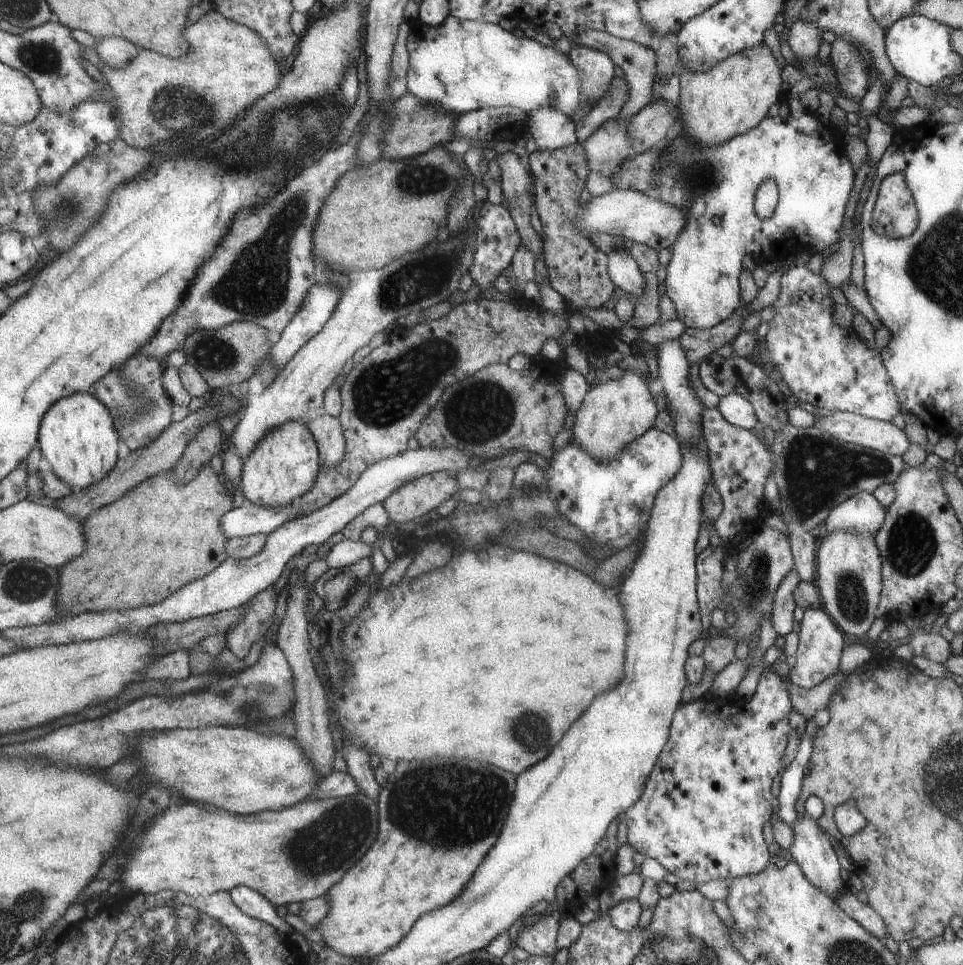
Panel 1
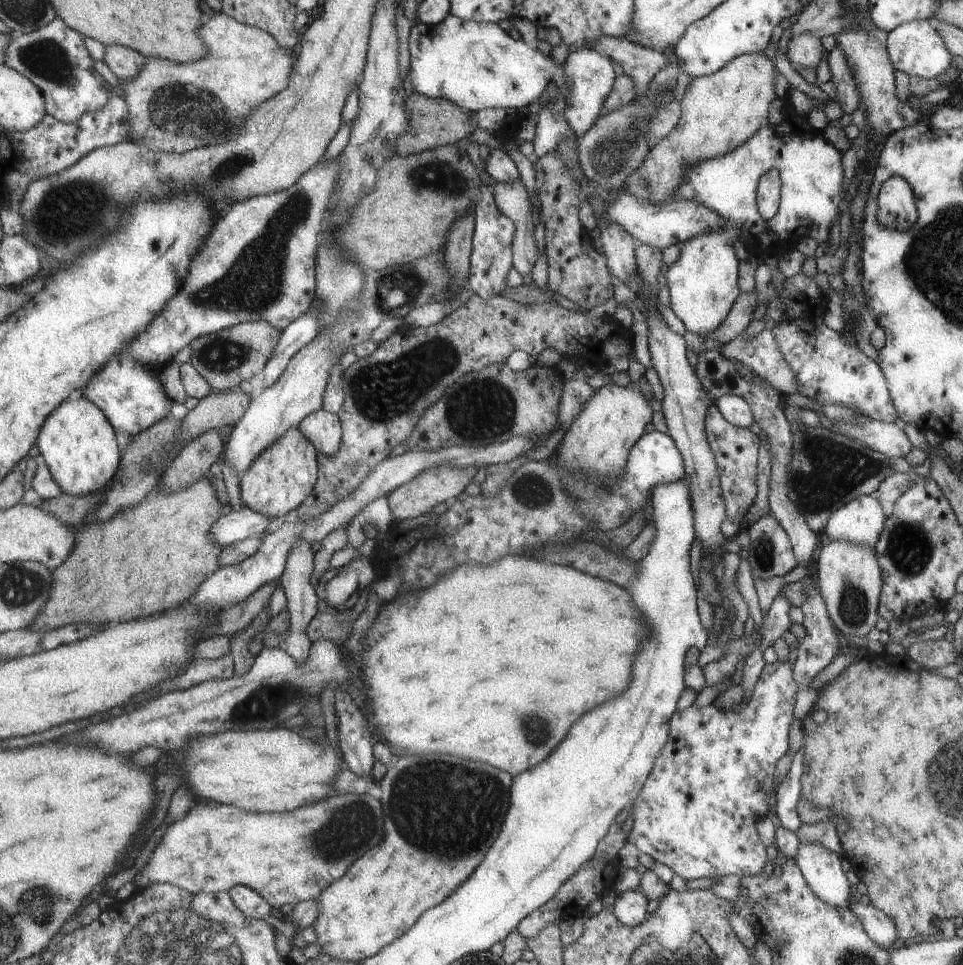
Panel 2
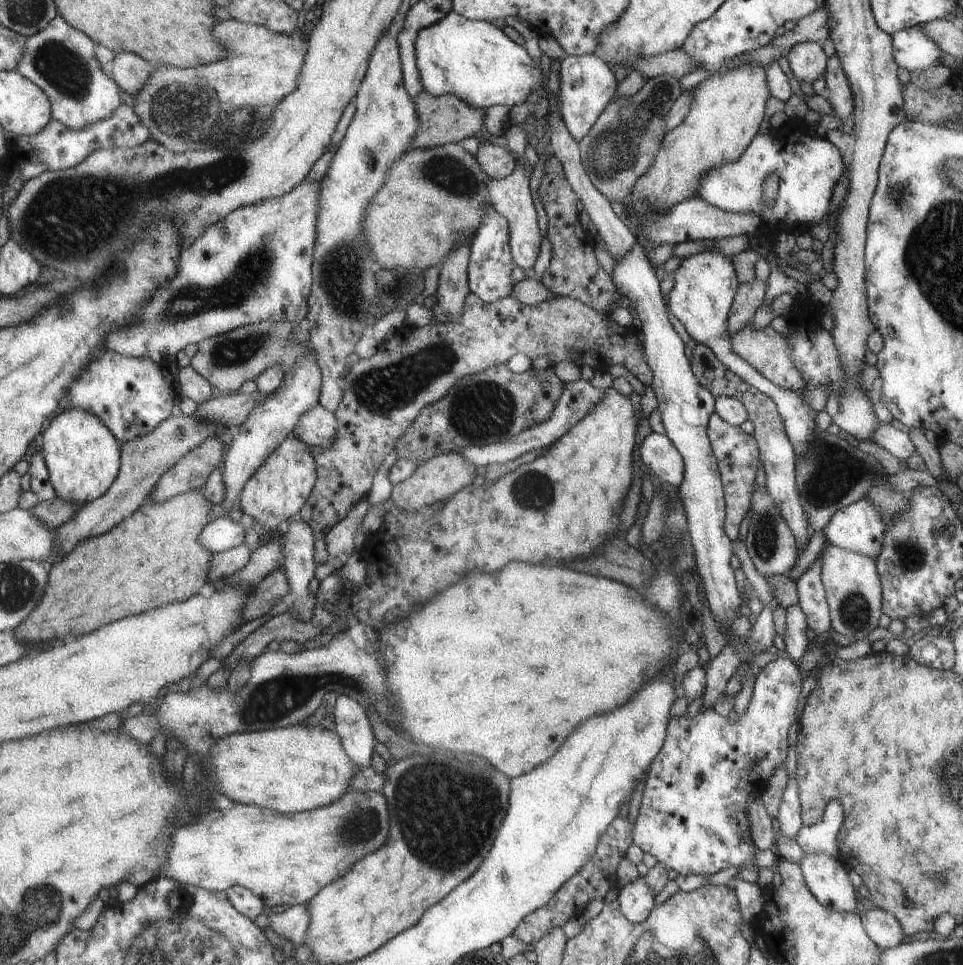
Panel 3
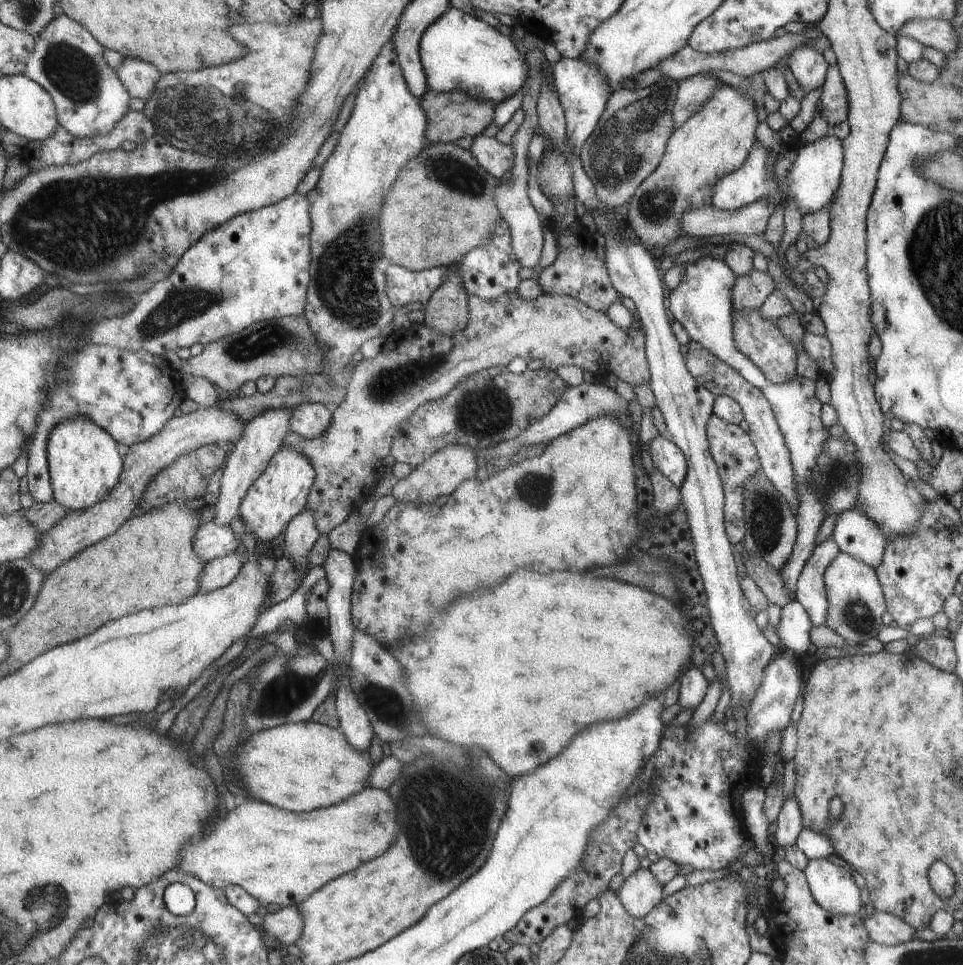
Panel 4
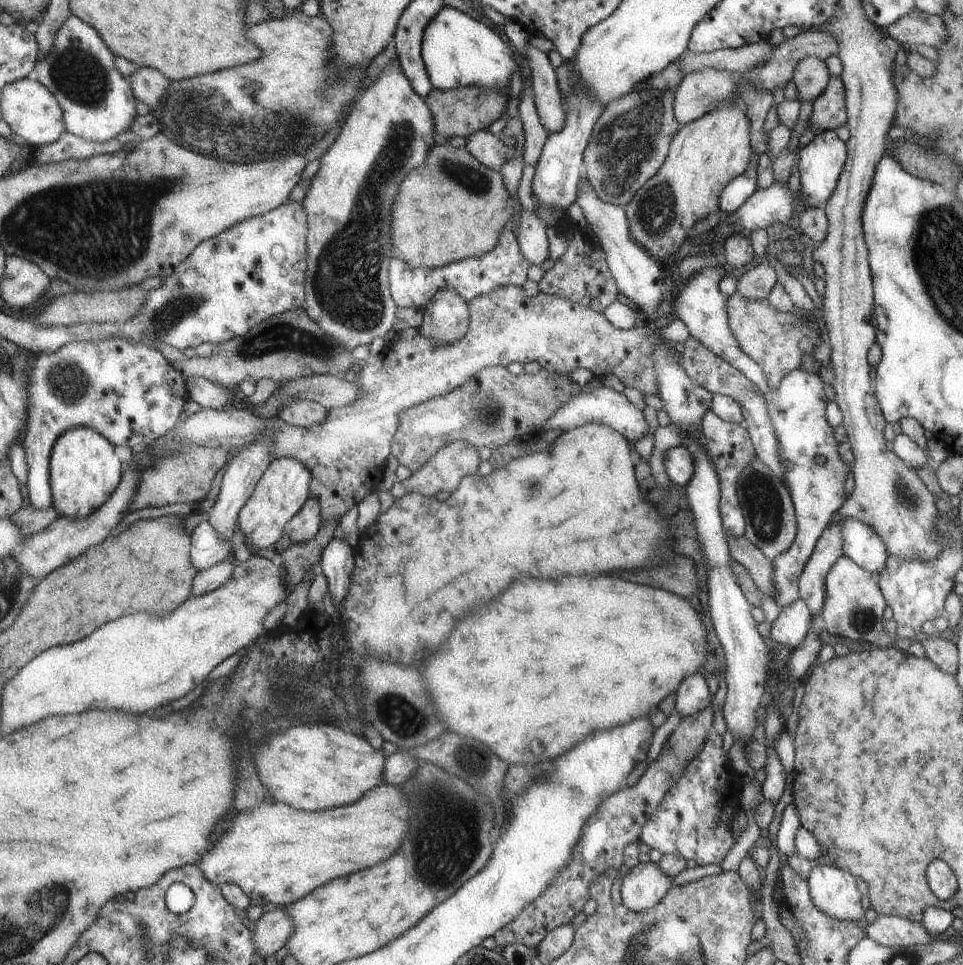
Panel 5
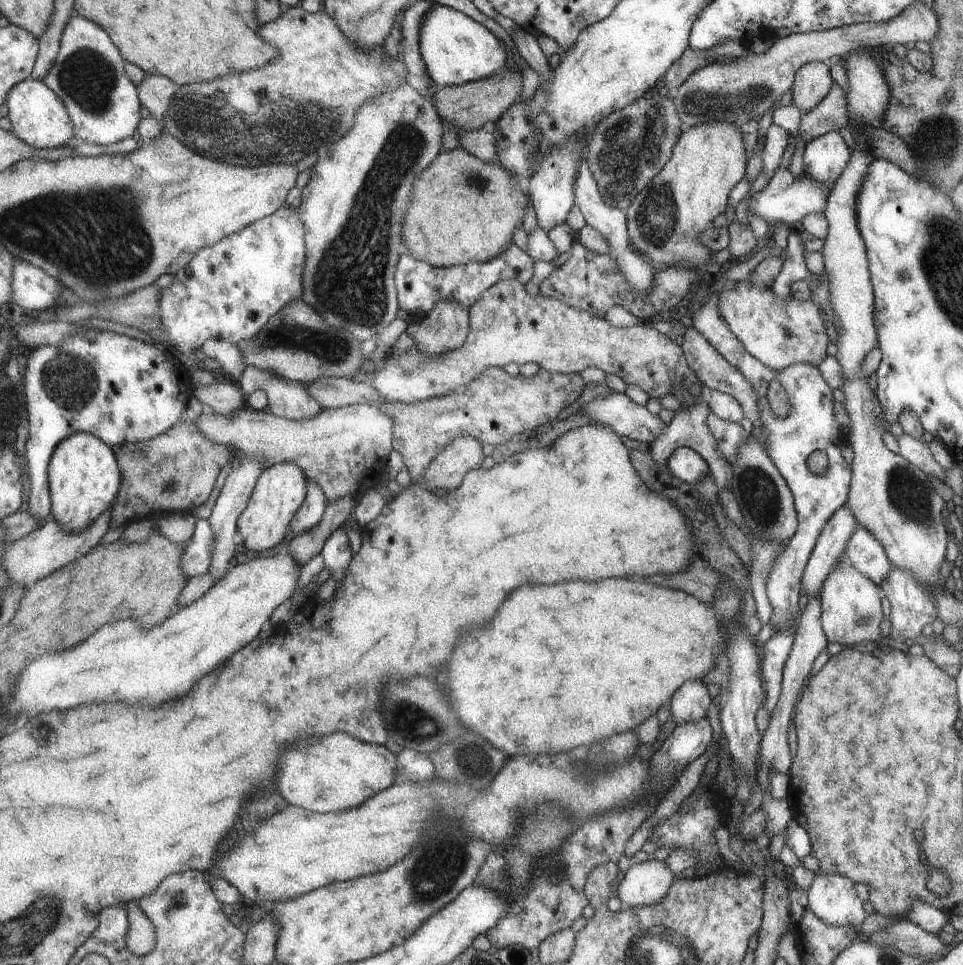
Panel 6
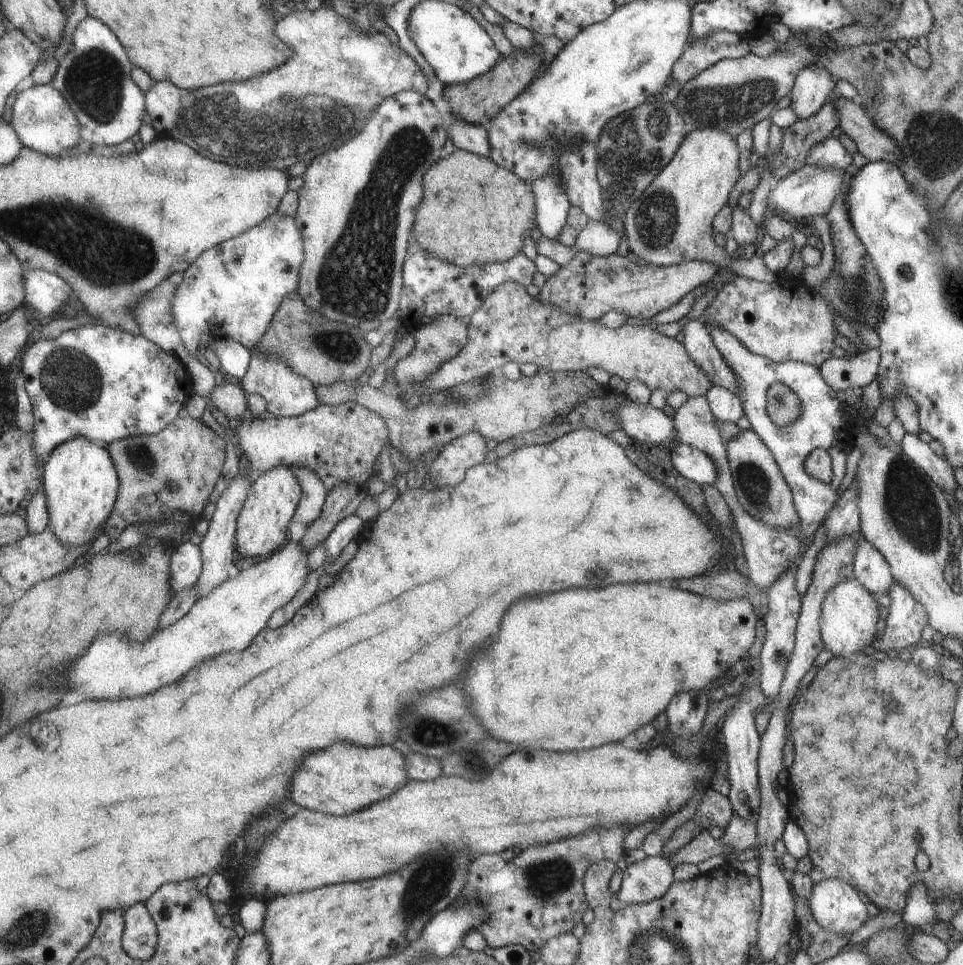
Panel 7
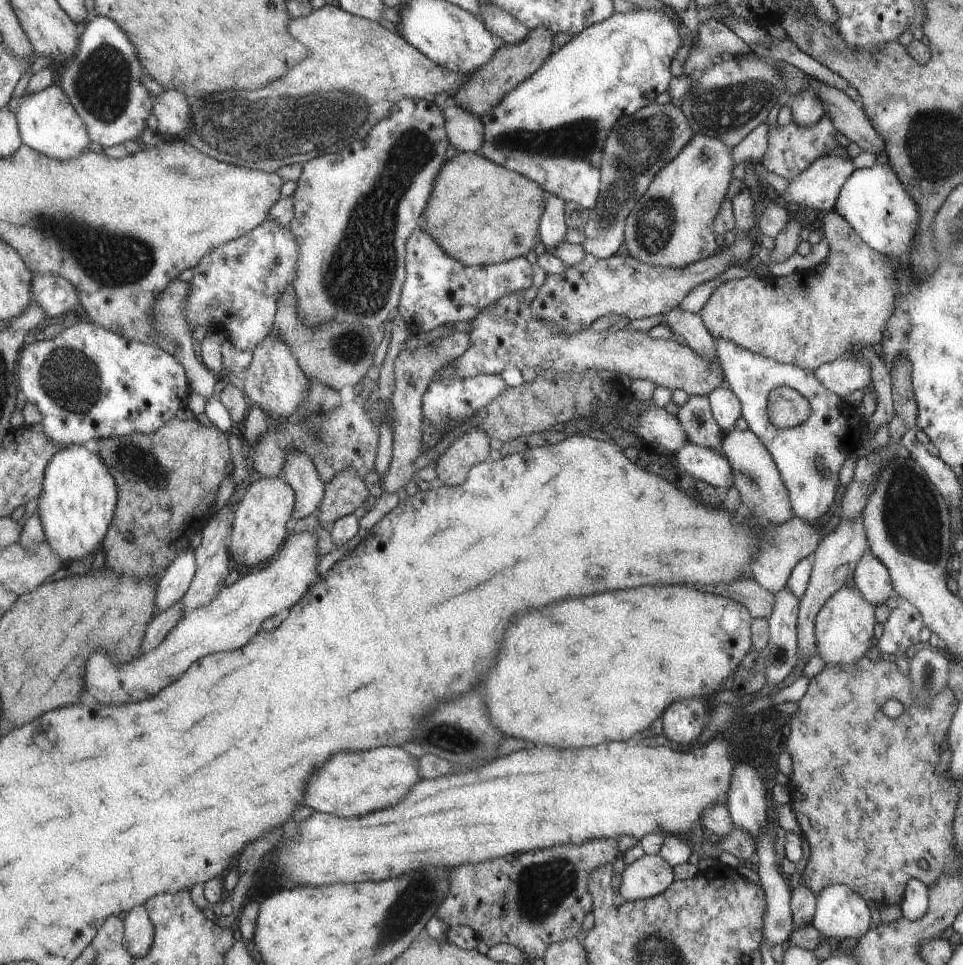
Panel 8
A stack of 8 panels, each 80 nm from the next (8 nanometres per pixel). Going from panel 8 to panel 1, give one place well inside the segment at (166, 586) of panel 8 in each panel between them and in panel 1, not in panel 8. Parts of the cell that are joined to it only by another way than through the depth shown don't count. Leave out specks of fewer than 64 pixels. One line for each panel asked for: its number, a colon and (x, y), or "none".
1: (246, 519)
2: (235, 526)
3: (221, 534)
4: (211, 541)
5: (207, 547)
6: (194, 558)
7: (186, 563)

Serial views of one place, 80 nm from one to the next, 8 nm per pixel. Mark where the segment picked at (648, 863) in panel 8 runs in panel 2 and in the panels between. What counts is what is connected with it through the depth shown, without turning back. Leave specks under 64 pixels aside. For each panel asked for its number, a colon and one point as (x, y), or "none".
2: (629, 906)
3: (635, 899)
4: (640, 891)
5: (644, 884)
6: (644, 883)
7: (642, 881)

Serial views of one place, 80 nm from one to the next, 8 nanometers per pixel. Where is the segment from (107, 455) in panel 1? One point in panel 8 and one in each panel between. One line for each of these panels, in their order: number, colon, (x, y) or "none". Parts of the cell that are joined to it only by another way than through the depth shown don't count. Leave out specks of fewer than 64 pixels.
2: (78, 441)
3: (83, 455)
4: (85, 465)
5: (85, 471)
6: (84, 473)
7: (80, 479)
8: (79, 501)

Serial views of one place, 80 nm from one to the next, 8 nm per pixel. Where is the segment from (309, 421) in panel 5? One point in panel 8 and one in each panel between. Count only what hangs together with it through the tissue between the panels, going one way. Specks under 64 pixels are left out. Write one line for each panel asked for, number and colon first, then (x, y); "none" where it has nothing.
6: (289, 399)
7: (286, 394)
8: (273, 379)

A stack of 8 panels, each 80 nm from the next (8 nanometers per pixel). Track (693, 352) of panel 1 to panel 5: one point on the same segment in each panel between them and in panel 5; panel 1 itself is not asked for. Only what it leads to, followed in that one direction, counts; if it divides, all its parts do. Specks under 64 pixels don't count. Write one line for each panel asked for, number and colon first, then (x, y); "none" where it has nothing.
2: (739, 316)
3: (749, 295)
4: (748, 292)
5: (756, 283)

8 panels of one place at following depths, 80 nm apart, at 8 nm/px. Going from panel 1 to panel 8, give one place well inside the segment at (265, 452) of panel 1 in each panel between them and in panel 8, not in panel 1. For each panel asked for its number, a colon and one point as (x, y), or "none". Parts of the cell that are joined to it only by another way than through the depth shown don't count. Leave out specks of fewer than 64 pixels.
2: (281, 478)
3: (279, 488)
4: (280, 492)
5: (282, 489)
6: (280, 489)
7: (271, 499)
8: (258, 527)

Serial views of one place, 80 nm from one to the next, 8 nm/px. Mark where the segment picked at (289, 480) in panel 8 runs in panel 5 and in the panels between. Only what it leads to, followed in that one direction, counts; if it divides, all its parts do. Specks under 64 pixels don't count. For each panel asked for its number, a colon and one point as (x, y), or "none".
5: (304, 525)
6: (311, 510)
7: (313, 492)

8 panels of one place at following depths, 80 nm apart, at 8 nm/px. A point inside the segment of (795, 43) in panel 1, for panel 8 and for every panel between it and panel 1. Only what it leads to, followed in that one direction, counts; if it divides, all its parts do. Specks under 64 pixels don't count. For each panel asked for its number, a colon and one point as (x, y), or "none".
2: (804, 50)
3: (807, 61)
4: (808, 67)
5: (810, 76)
6: (812, 81)
7: (812, 86)
8: (805, 108)

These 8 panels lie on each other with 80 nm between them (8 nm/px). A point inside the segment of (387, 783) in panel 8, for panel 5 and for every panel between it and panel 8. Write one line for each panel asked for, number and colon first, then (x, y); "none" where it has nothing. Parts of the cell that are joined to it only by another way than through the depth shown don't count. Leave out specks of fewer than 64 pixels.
5: (312, 768)
6: (337, 773)
7: (342, 779)

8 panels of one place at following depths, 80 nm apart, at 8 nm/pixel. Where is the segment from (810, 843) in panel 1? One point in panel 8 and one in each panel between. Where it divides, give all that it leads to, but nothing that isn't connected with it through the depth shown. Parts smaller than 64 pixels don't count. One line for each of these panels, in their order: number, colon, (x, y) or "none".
2: (820, 867)
3: (826, 879)
4: (833, 888)
5: (833, 891)
6: (831, 897)
7: (835, 906)
8: (840, 912)

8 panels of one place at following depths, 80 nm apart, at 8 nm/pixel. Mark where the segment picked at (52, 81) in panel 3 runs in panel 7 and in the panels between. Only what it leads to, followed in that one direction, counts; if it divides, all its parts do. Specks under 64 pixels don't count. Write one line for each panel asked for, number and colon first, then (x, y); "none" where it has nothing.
4: (91, 100)
5: (97, 100)
6: (88, 75)
7: (94, 75)

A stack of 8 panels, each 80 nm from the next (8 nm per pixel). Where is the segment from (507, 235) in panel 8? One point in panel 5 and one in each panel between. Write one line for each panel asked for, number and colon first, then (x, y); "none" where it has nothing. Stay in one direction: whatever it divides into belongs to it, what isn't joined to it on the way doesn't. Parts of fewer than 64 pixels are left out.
5: (453, 207)
6: (464, 209)
7: (473, 212)

